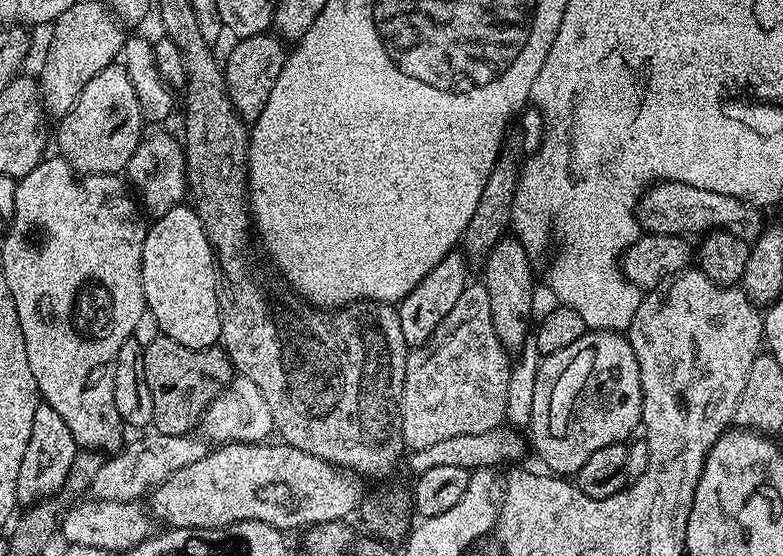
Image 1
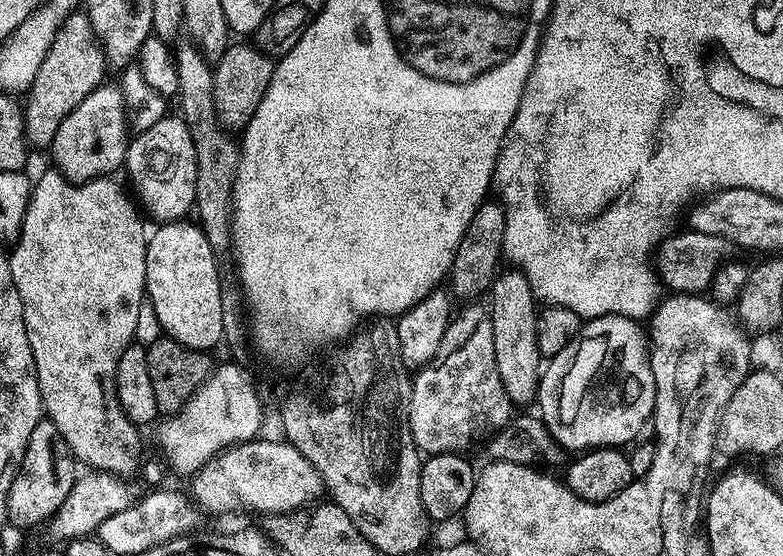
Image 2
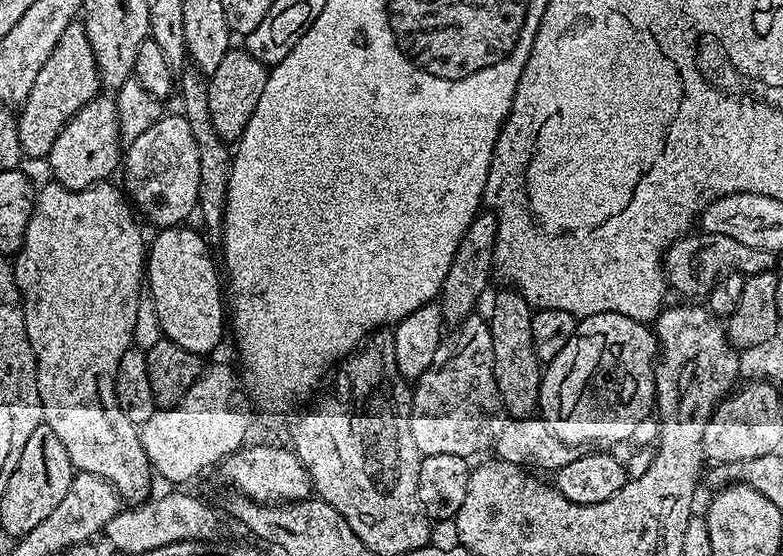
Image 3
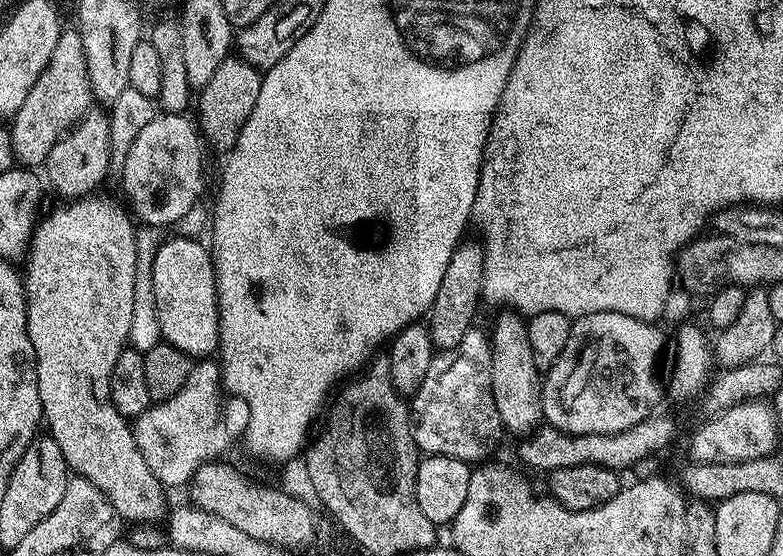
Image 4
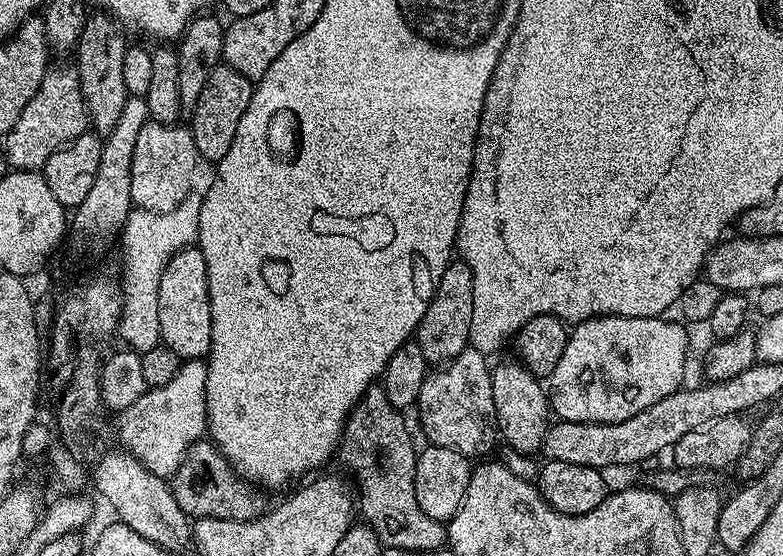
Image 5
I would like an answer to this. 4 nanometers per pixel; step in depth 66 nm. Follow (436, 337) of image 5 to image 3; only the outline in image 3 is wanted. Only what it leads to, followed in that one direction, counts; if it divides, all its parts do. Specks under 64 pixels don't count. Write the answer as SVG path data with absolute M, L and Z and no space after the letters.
M481 211L470 222L462 242L458 242L454 262L450 262L450 270L440 288L438 303L445 325L459 326L465 318L477 311L476 300L483 298L484 291L488 288L488 279L494 276L495 245L496 217L492 215L491 211Z

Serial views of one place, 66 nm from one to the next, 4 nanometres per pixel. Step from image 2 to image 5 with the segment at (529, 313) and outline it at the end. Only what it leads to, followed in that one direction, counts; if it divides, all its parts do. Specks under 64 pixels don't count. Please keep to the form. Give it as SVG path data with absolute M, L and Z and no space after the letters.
M519 362L500 364L492 368L492 389L496 403L496 422L503 443L509 448L531 457L544 447L544 439L550 427L550 396L542 385L541 377Z

